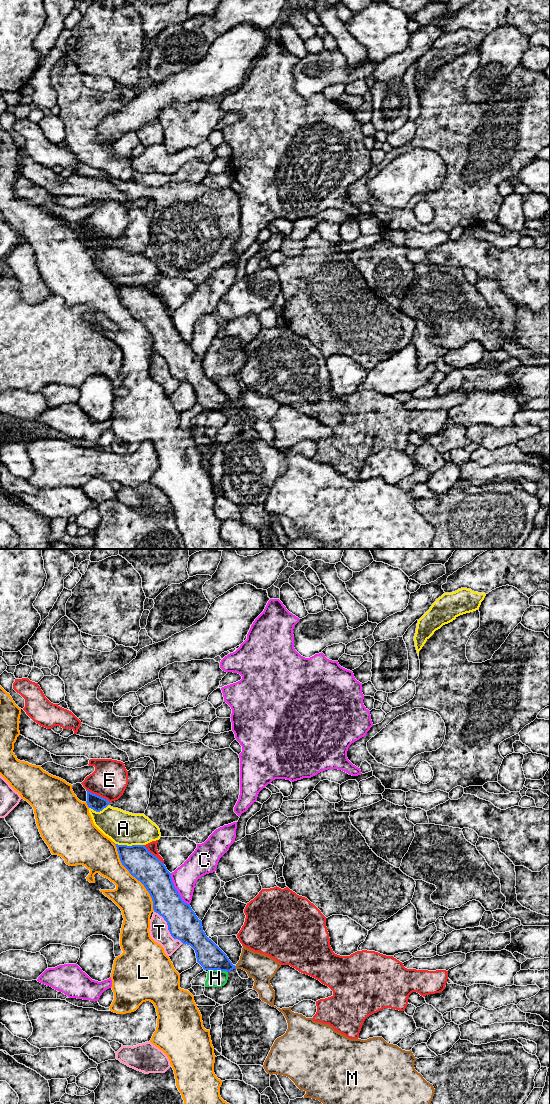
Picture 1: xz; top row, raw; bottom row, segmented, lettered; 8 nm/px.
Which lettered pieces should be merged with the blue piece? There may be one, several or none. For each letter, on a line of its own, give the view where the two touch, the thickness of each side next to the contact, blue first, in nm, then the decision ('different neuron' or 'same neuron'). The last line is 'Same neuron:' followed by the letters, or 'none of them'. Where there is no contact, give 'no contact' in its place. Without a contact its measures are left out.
A: contact in xz; calibres 240 and 280 nm; different neuron
C: contact in xz; calibres 240 and 200 nm; different neuron
E: contact in xz; calibres 120 and 280 nm; different neuron
H: contact in xz; calibres 200 and 140 nm; different neuron
L: contact in xz; calibres 240 and 260 nm; different neuron
M: contact in xz; calibres 200 and 220 nm; different neuron
T: contact in xz; calibres 260 and 150 nm; different neuron
Same neuron: none of them

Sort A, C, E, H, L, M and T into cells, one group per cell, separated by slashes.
A / C / E / H / L / M / T

